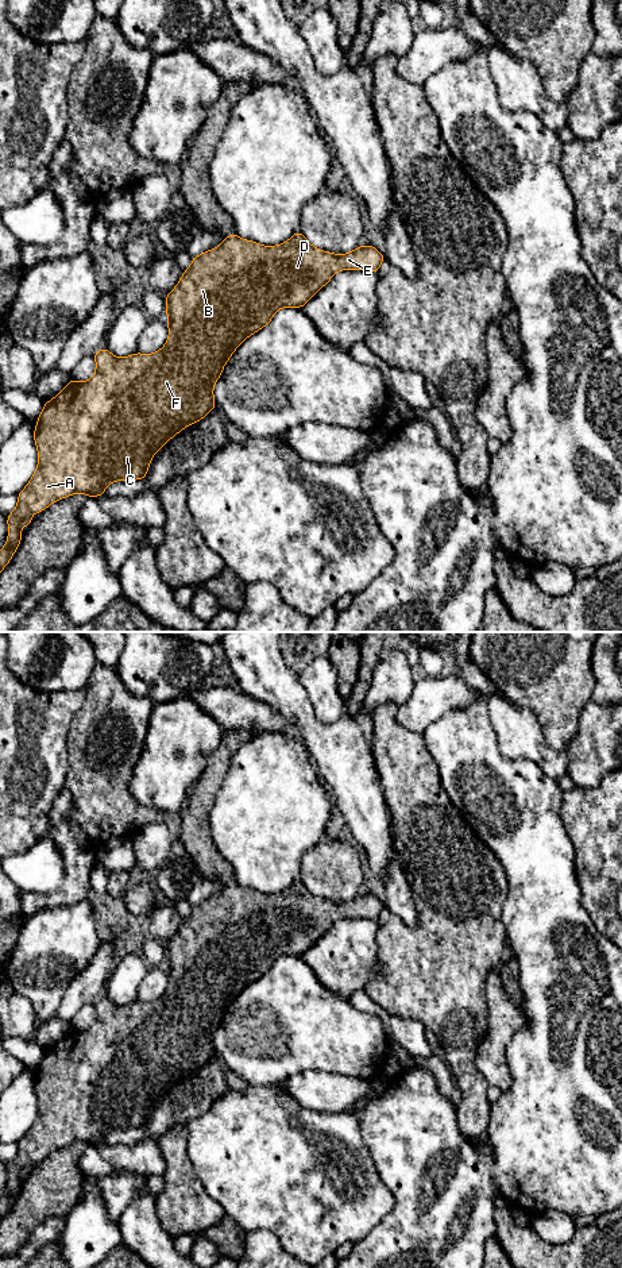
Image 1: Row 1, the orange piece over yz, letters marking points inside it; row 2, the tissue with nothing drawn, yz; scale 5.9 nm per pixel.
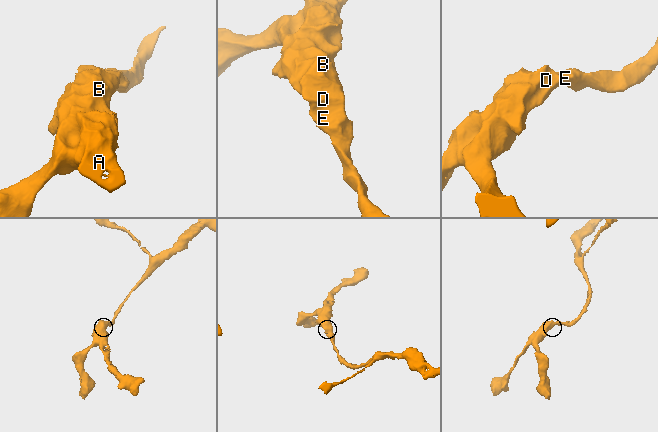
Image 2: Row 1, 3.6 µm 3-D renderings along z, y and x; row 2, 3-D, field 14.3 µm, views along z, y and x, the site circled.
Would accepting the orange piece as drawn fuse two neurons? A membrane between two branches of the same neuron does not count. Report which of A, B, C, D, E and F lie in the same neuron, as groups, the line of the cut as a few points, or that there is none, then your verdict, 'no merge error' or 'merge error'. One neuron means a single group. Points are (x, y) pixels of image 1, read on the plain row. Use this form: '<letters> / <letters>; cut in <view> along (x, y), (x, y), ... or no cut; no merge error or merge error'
A B C D E F; no cut; no merge error

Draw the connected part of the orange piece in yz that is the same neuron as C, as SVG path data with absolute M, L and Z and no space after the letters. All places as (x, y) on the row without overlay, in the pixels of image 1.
M301 879L278 894L262 894L232 880L219 895L192 906L190 916L166 943L169 986L159 999L117 1006L107 997L101 997L93 1002L96 1021L90 1028L77 1030L72 1026L53 1048L45 1051L32 1080L38 1097L38 1115L27 1134L18 1142L15 1159L7 1164L8 1187L0 1198L0 1221L20 1192L23 1184L20 1175L31 1172L34 1160L42 1161L53 1151L76 1141L88 1145L103 1144L107 1134L115 1129L146 1128L157 1099L183 1076L200 1069L216 1056L213 1034L224 1013L248 984L271 970L278 957L302 956L339 918L378 921L385 907L386 905L370 893L359 894L343 903L322 899L313 895Z

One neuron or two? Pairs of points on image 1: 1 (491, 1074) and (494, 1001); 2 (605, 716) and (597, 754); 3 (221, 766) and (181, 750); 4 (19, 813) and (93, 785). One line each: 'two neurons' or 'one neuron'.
1: one neuron
2: one neuron
3: two neurons
4: two neurons

